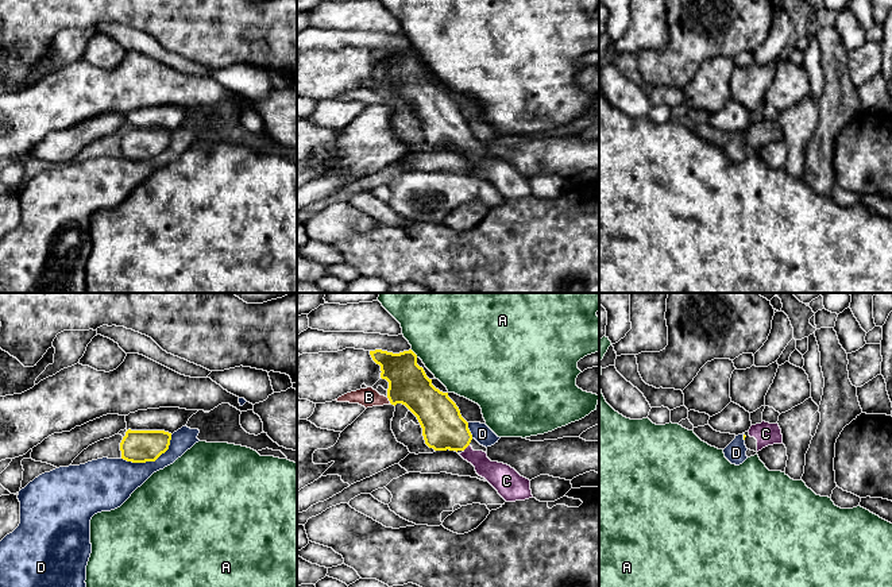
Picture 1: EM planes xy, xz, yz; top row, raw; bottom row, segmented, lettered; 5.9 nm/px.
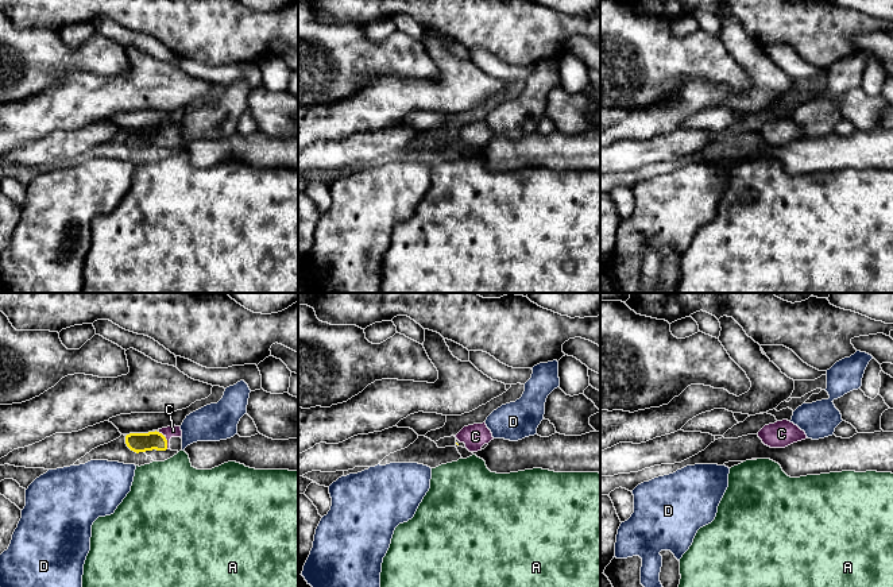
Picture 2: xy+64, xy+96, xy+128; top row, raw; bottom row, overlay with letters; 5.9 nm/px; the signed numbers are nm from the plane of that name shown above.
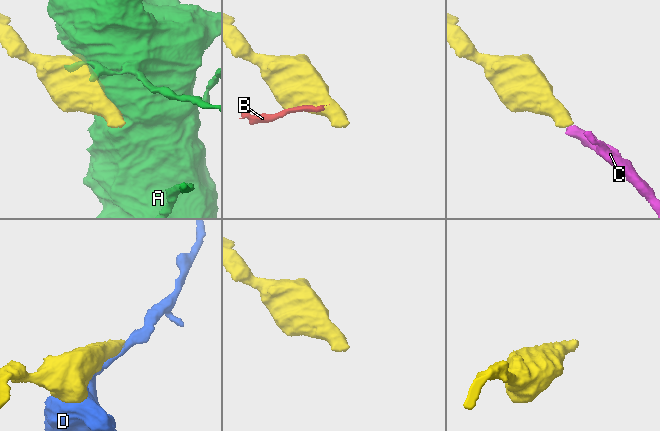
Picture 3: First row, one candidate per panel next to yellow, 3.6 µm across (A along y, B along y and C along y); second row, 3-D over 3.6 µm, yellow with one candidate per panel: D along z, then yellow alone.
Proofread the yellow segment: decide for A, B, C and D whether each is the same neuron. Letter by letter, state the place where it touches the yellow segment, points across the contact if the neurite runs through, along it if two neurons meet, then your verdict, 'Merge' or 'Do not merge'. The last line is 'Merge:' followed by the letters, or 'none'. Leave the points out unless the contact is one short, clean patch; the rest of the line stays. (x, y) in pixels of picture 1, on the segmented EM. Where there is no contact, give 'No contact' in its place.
A: Touches yellow at xz (414, 354). Do not merge
B: Touches yellow at xz (389, 400). Boundary: xz (386, 397), (390, 402). Do not merge
C: Touches yellow at xz (466, 447). Path across: xz (443, 427), (466, 447), (489, 470), (497, 474). Merge
D: Touches yellow at xy (151, 460). Do not merge
Merge: C

